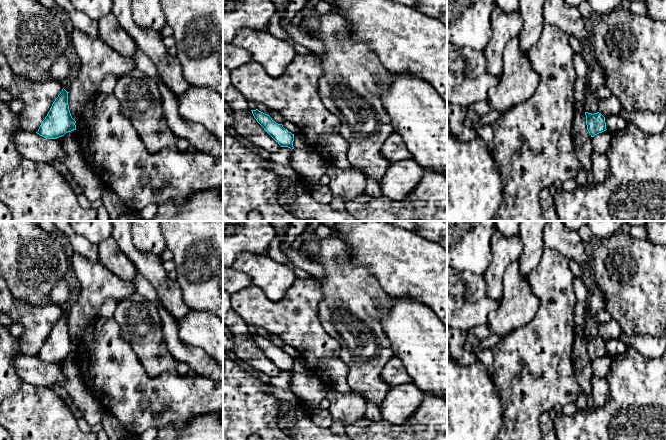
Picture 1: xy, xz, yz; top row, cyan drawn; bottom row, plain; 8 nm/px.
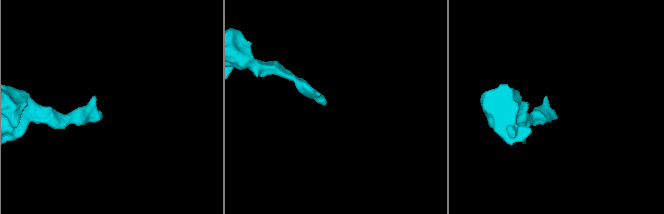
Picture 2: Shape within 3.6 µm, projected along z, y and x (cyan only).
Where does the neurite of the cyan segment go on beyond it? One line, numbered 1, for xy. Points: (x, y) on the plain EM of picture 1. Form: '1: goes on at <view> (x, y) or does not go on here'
1: does not go on here

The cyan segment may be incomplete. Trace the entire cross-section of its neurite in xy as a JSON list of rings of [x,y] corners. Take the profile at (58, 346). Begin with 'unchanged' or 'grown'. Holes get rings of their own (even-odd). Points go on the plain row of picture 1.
unchanged; [[[64,312],[62,313],[42,345],[37,358],[44,362],[57,363],[76,354],[76,345],[72,342],[69,334],[68,317]]]

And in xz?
unchanged; [[[258,333],[251,335],[257,346],[281,371],[288,371],[291,374],[294,373],[294,358],[285,353],[282,348],[276,347],[269,339]]]

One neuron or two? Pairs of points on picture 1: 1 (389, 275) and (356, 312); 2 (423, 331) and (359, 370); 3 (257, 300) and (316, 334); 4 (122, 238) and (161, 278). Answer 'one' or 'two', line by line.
1: two
2: two
3: one
4: one

